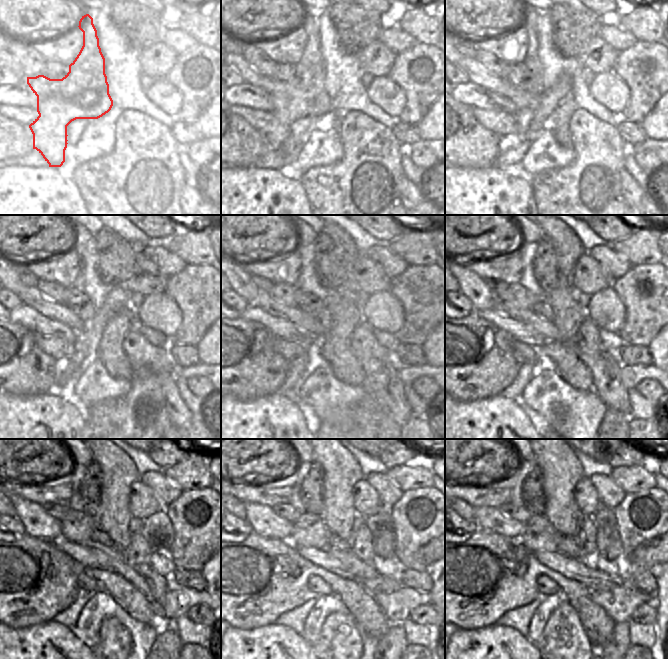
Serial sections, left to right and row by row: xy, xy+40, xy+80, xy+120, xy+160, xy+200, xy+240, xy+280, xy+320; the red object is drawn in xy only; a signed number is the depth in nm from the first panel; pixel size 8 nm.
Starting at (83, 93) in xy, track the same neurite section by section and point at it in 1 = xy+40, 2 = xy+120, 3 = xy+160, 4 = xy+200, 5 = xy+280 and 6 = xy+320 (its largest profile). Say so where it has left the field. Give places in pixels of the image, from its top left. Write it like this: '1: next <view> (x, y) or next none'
1: next xy+40 (305, 96)
2: next xy+120 (82, 236)
3: next xy+160 (306, 236)
4: next xy+200 (529, 235)
5: next xy+280 (308, 459)
6: next xy+320 (523, 459)

